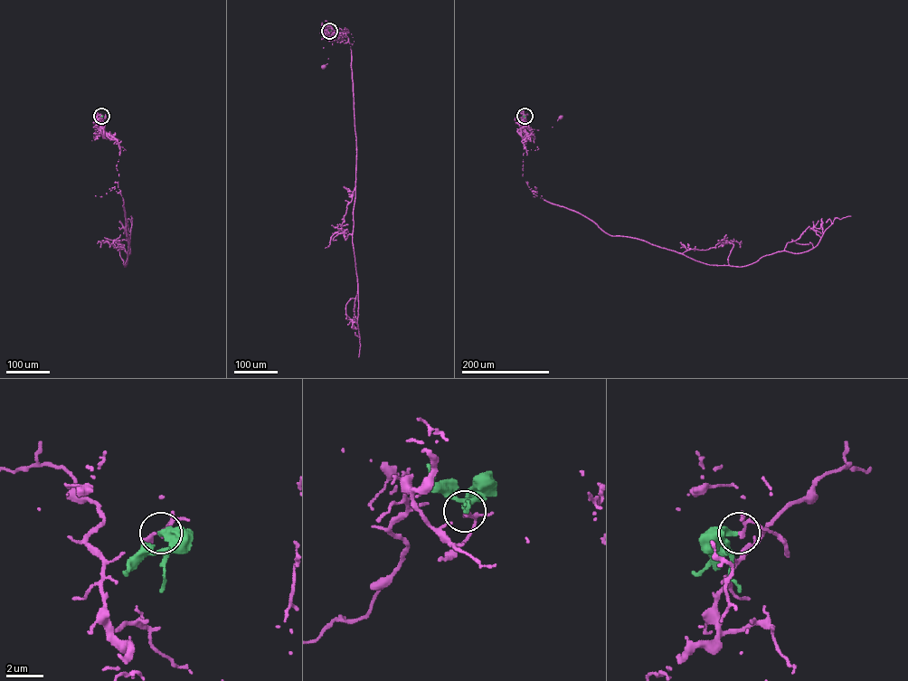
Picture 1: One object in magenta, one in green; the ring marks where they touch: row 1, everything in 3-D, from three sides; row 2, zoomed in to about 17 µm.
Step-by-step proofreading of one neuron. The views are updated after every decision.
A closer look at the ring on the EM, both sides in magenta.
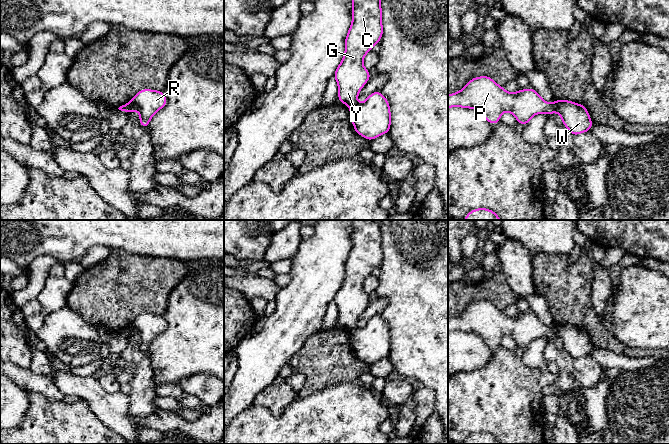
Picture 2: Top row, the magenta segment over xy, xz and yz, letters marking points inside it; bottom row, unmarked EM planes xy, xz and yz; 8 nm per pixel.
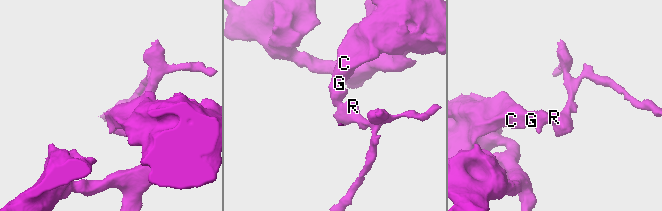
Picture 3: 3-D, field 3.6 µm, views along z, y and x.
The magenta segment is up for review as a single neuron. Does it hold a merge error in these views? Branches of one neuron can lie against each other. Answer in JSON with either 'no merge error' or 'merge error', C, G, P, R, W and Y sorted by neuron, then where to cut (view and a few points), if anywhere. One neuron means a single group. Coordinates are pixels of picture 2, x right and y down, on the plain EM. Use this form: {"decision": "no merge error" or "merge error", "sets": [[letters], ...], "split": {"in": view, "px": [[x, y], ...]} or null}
{"decision": "merge error", "sets": [["C", "G", "P", "Y"], ["R", "W"]], "split": {"in": "yz", "px": [[554, 325], [557, 334]]}}

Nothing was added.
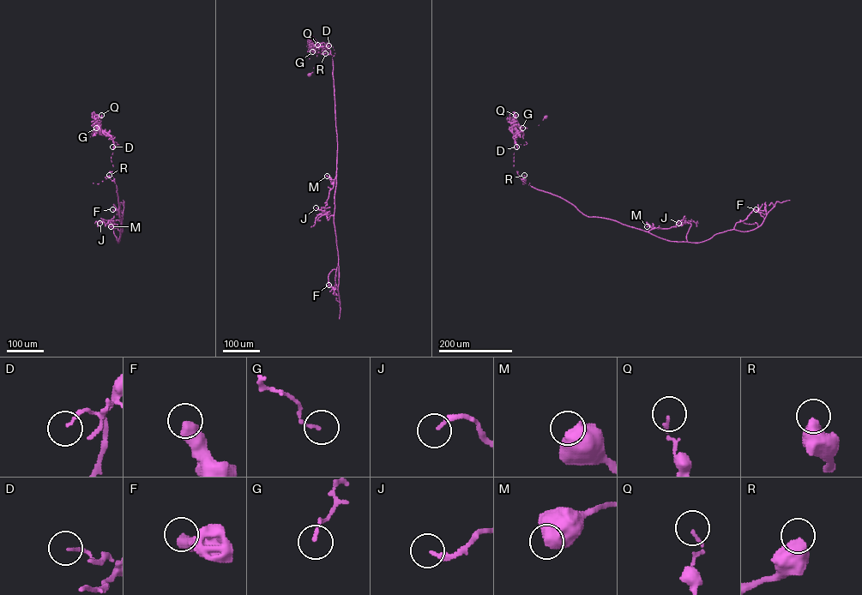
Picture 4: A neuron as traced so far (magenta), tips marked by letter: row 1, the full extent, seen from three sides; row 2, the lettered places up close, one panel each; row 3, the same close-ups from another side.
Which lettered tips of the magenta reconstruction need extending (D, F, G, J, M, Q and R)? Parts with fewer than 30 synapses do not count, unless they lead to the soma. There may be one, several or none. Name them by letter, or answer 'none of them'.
none of them

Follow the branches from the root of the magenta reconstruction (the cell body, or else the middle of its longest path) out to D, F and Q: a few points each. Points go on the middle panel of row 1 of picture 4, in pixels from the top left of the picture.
D: (309, 75), (317, 55), (310, 44), (319, 46), (326, 45), (328, 42), (328, 45)
F: (309, 75), (317, 55), (310, 44), (329, 43), (338, 293), (328, 285)
Q: (309, 75), (317, 55), (310, 44), (313, 42), (317, 45)

